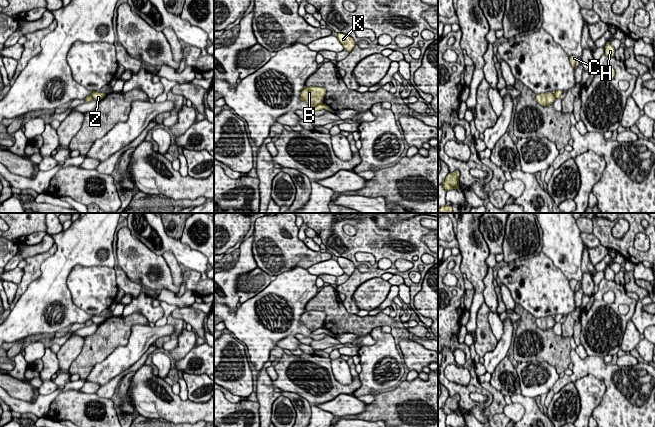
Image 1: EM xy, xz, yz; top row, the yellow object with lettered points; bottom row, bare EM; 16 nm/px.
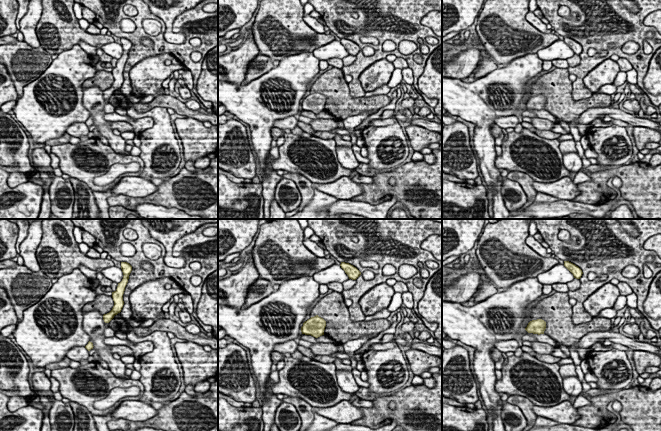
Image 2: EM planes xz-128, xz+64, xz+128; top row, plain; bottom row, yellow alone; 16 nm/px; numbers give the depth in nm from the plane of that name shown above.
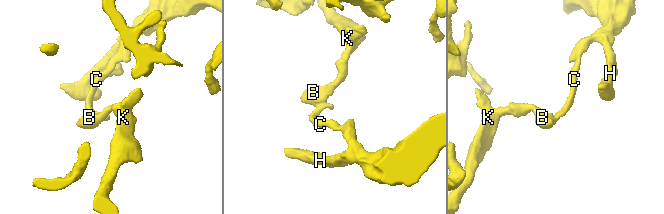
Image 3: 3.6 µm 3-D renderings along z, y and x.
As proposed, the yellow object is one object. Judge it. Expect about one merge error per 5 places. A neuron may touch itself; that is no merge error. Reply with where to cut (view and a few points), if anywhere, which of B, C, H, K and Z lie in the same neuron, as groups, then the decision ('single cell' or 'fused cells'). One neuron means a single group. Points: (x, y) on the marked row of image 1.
xz (322, 102), (312, 108) | B K / C H Z | fused cells

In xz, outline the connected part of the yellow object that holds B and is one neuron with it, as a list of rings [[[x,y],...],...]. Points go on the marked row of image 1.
[[[305,87],[301,92],[301,100],[305,101],[312,108],[323,103],[326,89],[323,87]]]

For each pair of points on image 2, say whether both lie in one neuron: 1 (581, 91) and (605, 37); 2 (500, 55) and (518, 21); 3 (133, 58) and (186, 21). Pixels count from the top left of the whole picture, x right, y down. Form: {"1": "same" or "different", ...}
{"1": "same", "2": "same", "3": "same"}

